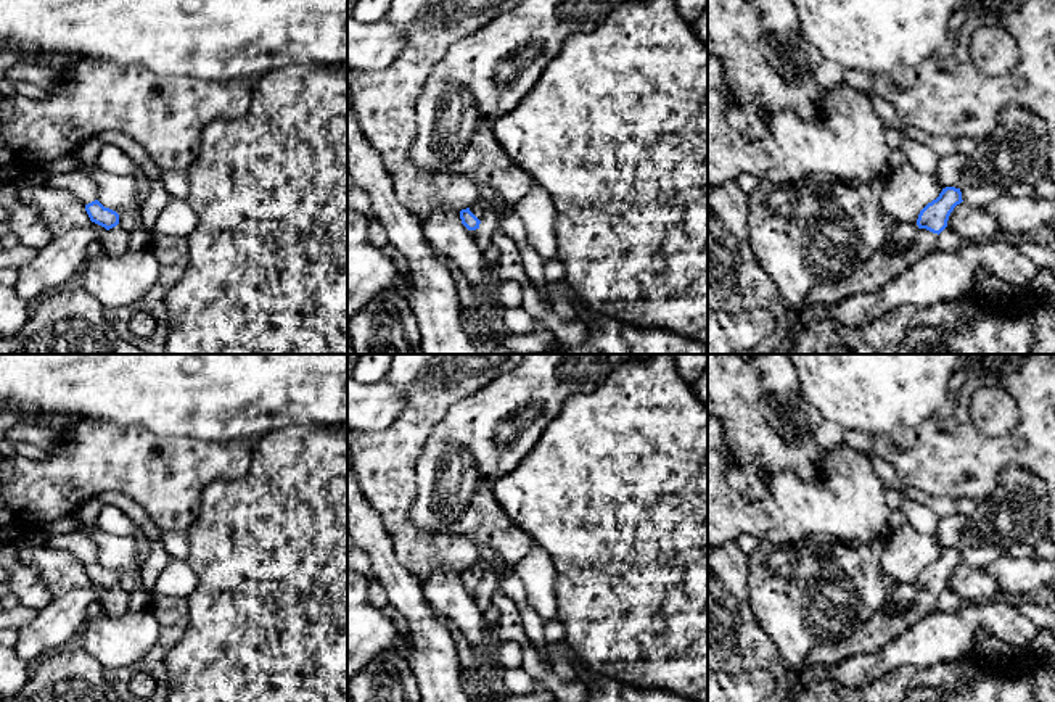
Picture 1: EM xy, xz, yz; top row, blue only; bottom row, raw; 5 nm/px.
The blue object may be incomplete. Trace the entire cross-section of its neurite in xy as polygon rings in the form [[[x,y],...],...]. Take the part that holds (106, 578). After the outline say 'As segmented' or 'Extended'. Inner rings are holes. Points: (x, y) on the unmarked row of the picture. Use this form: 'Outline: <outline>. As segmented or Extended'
Outline: [[[98,560],[85,565],[85,572],[92,583],[106,589],[100,601],[108,617],[119,618],[129,612],[129,593],[117,586],[119,575],[116,572],[105,568]]]. Extended

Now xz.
Outline: [[[476,562],[470,568],[460,572],[462,584],[468,591],[479,589],[479,584],[482,581],[482,578],[484,578],[484,568],[482,568],[482,565],[479,562]]]. Extended

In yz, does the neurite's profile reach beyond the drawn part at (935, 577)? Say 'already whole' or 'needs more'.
needs more

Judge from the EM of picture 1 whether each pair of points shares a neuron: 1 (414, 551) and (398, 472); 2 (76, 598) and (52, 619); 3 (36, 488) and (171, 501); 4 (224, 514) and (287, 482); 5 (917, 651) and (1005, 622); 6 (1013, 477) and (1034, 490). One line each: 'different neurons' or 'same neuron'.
1: same neuron
2: same neuron
3: same neuron
4: same neuron
5: same neuron
6: same neuron

